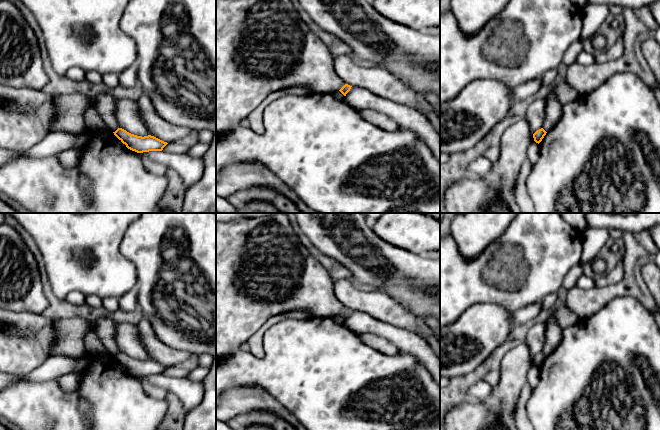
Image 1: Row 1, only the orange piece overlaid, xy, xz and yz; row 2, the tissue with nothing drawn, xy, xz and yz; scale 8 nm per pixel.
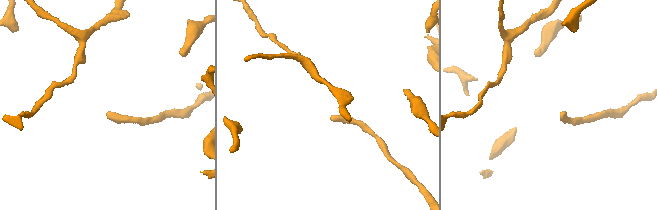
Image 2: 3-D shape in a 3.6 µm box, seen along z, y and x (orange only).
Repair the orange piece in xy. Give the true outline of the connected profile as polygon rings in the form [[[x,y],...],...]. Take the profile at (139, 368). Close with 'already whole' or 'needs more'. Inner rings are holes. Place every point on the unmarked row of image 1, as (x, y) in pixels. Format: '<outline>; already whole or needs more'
[[[118,352],[114,359],[126,369],[126,371],[137,377],[149,376],[149,375],[162,375],[168,368],[154,360],[137,360],[127,356],[122,352]]]; already whole

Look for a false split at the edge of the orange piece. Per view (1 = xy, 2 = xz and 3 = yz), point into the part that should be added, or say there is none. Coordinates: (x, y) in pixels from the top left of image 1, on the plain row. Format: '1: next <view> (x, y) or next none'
1: next none
2: next none
3: next none

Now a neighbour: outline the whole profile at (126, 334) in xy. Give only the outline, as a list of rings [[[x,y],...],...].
[[[116,323],[115,341],[118,351],[137,360],[148,360],[150,355],[139,340],[137,325],[131,323]]]

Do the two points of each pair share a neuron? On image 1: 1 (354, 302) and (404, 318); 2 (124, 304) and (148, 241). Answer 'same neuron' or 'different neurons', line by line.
1: same neuron
2: different neurons

